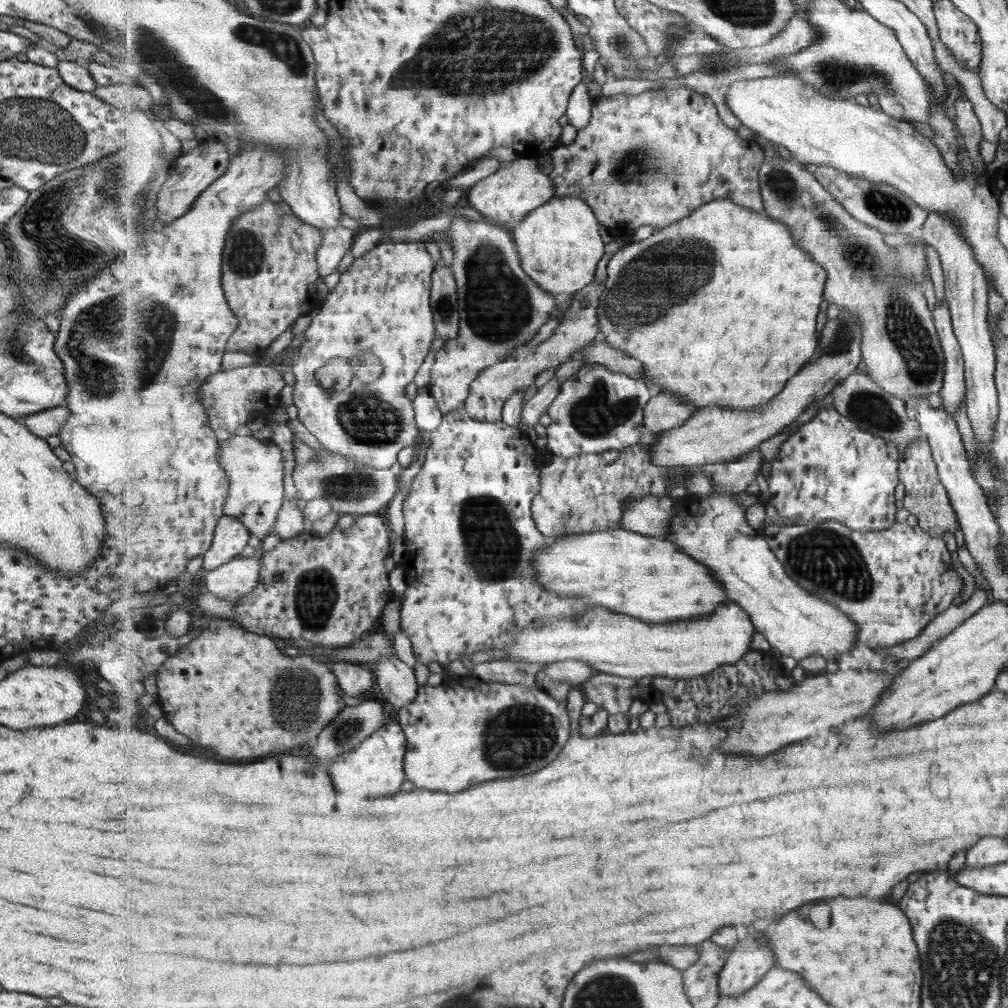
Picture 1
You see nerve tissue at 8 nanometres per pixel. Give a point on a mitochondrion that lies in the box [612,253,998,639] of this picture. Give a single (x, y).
(829, 560)

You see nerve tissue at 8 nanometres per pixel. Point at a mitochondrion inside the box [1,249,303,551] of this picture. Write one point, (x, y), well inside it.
(97, 378)

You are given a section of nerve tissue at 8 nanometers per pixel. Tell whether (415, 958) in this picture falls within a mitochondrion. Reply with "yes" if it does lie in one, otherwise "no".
no

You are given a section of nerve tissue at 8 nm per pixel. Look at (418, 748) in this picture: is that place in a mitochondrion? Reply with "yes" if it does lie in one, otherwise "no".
no

